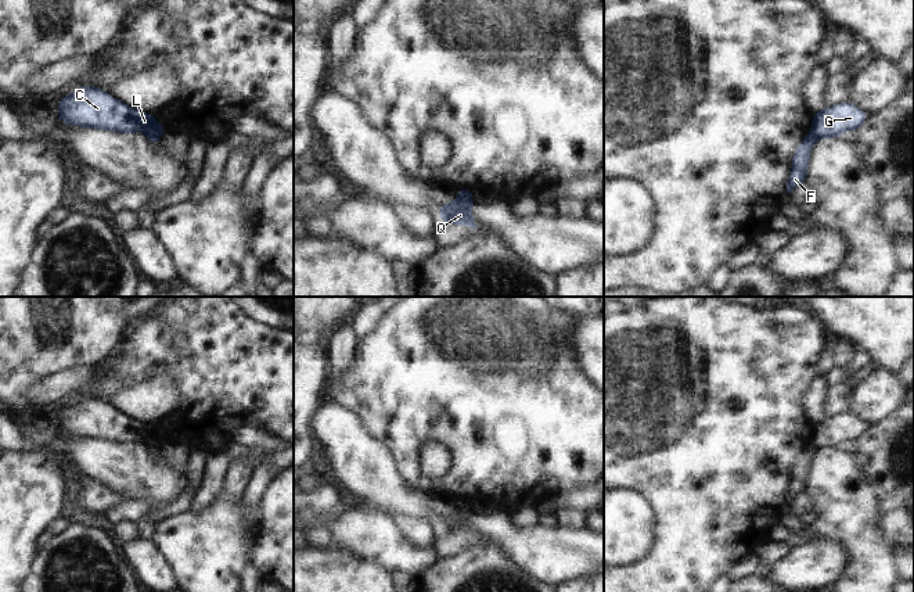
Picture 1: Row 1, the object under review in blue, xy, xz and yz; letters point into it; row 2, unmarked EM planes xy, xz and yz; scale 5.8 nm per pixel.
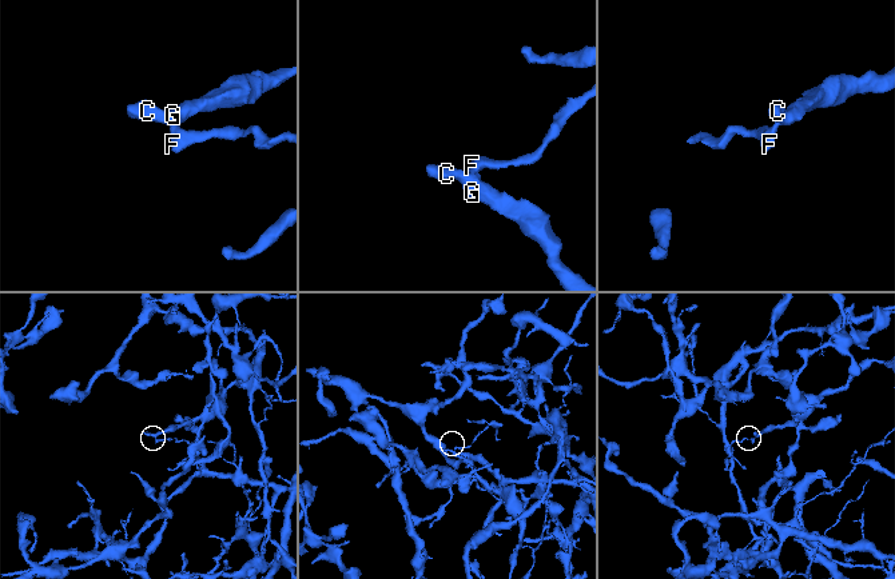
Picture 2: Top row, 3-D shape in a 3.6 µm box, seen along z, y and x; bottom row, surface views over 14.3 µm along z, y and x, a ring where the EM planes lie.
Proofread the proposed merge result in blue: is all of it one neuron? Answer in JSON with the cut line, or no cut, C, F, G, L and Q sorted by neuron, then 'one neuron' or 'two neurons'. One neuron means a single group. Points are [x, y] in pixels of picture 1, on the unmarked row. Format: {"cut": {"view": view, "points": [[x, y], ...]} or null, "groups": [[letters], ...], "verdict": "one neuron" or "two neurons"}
{"cut": {"view": "yz", "points": [[812, 441], [816, 448]]}, "groups": [["C", "G", "L", "Q"], ["F"]], "verdict": "two neurons"}

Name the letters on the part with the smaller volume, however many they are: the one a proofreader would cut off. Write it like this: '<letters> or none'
F

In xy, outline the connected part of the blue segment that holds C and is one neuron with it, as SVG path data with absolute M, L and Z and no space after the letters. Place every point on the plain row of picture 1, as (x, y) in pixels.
M96 397L76 399L73 405L64 408L58 415L58 430L68 435L122 444L144 441L163 446L166 442L166 438L155 431L154 424L129 419Z

